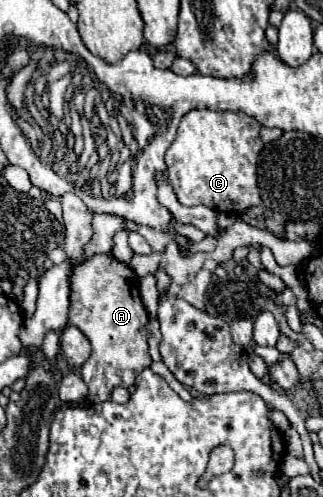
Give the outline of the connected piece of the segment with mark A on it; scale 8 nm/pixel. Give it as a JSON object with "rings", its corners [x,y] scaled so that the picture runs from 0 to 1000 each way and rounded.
{"rings":[[[300,511],[220,551],[214,644],[282,688],[288,708],[251,736],[251,757],[276,777],[276,805],[294,813],[344,805],[356,777],[399,781],[430,744],[467,736],[455,696],[455,624],[430,592],[430,563],[412,543],[337,511]]]}

